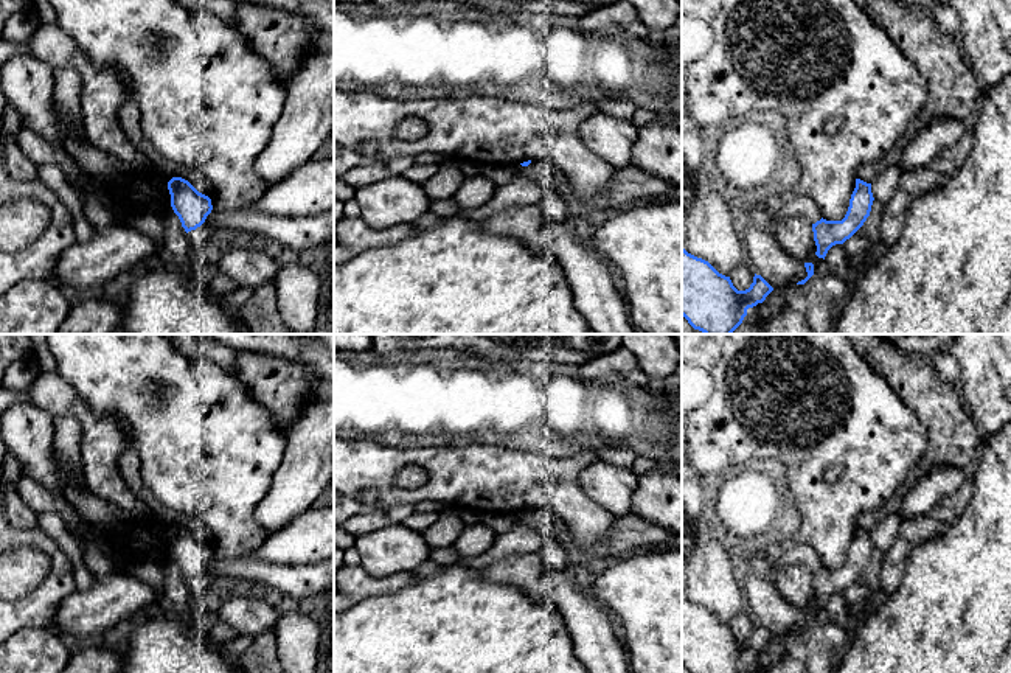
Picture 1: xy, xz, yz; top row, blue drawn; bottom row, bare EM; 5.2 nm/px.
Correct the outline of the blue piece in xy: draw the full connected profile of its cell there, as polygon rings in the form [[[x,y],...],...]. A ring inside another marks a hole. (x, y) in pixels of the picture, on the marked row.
[[[172,177],[168,182],[168,190],[171,194],[171,207],[185,232],[188,233],[200,227],[213,210],[211,199],[199,193],[182,177]]]

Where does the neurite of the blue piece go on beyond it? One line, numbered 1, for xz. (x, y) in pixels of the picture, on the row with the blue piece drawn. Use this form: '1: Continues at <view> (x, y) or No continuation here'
1: No continuation here

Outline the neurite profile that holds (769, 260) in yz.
[[[767,227],[747,228],[744,242],[753,272],[772,288],[790,288],[808,277],[804,263],[789,255]]]

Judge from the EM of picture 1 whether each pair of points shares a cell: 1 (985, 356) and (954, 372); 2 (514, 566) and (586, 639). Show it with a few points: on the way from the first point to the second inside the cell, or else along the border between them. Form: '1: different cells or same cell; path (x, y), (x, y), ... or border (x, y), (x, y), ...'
1: different cells; border (949, 350), (958, 364), (960, 383)
2: same cell; path (536, 580), (541, 585), (550, 585), (583, 617)

